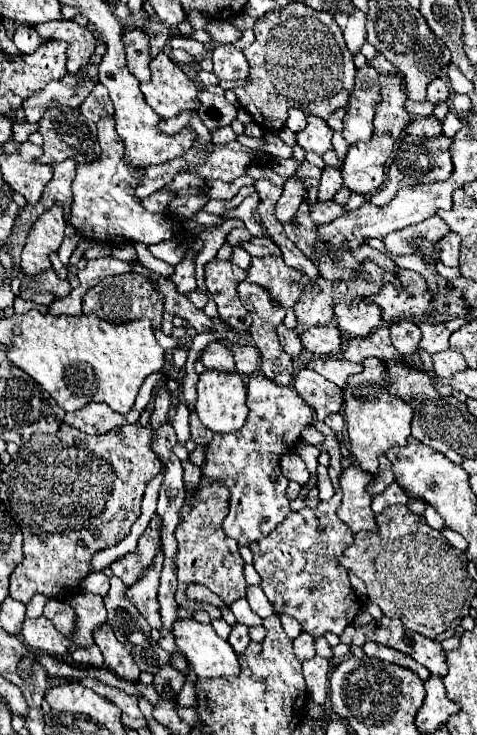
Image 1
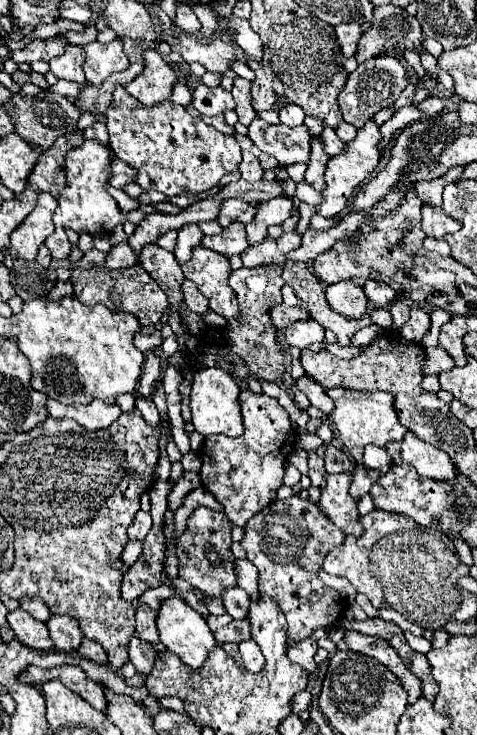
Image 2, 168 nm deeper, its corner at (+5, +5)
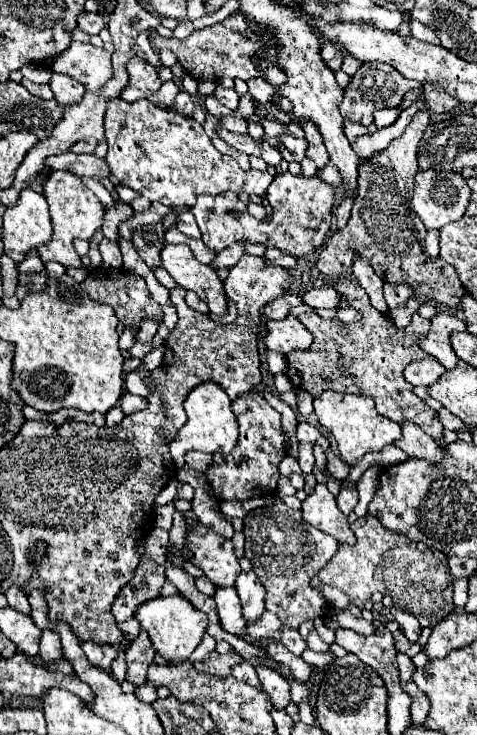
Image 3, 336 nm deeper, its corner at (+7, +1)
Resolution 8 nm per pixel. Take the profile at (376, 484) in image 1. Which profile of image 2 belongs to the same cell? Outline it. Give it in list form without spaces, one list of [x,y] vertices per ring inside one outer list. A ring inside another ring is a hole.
[[[358,465],[354,469],[354,479],[352,479],[352,485],[350,485],[350,495],[360,499],[362,495],[366,495],[370,491],[372,481],[374,481],[374,477],[370,477],[370,469]]]

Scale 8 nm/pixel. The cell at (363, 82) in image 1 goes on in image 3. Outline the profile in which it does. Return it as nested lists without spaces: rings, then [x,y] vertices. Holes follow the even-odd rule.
[[[364,63],[354,75],[352,75],[352,81],[348,85],[348,89],[344,91],[344,101],[340,103],[340,113],[344,119],[348,121],[356,121],[356,123],[362,123],[362,125],[370,125],[372,123],[372,113],[374,109],[394,109],[400,105],[402,101],[402,95],[406,91],[414,91],[414,89],[420,89],[422,83],[416,83],[416,81],[408,81],[404,79],[394,67],[388,67],[384,63]]]

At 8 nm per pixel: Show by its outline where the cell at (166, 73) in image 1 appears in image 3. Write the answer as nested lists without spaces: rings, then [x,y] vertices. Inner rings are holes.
[[[132,57],[128,61],[126,69],[128,69],[128,85],[122,91],[120,99],[128,101],[128,103],[134,103],[138,99],[150,97],[154,91],[160,89],[162,81],[158,77],[158,71],[150,63],[146,63],[138,57]]]

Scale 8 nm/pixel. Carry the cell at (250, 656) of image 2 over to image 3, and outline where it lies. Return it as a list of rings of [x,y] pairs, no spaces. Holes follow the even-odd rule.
[[[256,667],[256,671],[258,671],[258,679],[262,683],[262,689],[270,697],[272,705],[276,709],[286,709],[286,705],[290,703],[290,685],[288,685],[288,681],[284,677],[280,677],[276,671],[268,669],[268,667]]]

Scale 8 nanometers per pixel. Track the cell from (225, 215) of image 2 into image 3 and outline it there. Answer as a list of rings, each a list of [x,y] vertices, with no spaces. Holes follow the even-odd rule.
[[[278,173],[270,185],[270,205],[272,219],[259,221],[249,214],[248,208],[237,193],[228,191],[220,195],[198,195],[192,213],[202,231],[202,241],[212,251],[222,251],[232,243],[260,243],[268,249],[280,249],[296,259],[306,257],[316,251],[330,229],[334,187],[326,185],[318,177],[296,177],[292,173]]]

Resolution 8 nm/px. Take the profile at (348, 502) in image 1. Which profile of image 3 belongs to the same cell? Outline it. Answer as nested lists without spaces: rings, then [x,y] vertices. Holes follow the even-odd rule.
[[[316,485],[314,491],[302,503],[302,517],[308,525],[332,535],[338,543],[356,543],[354,533],[346,521],[346,515],[336,507],[334,495],[326,485]]]

